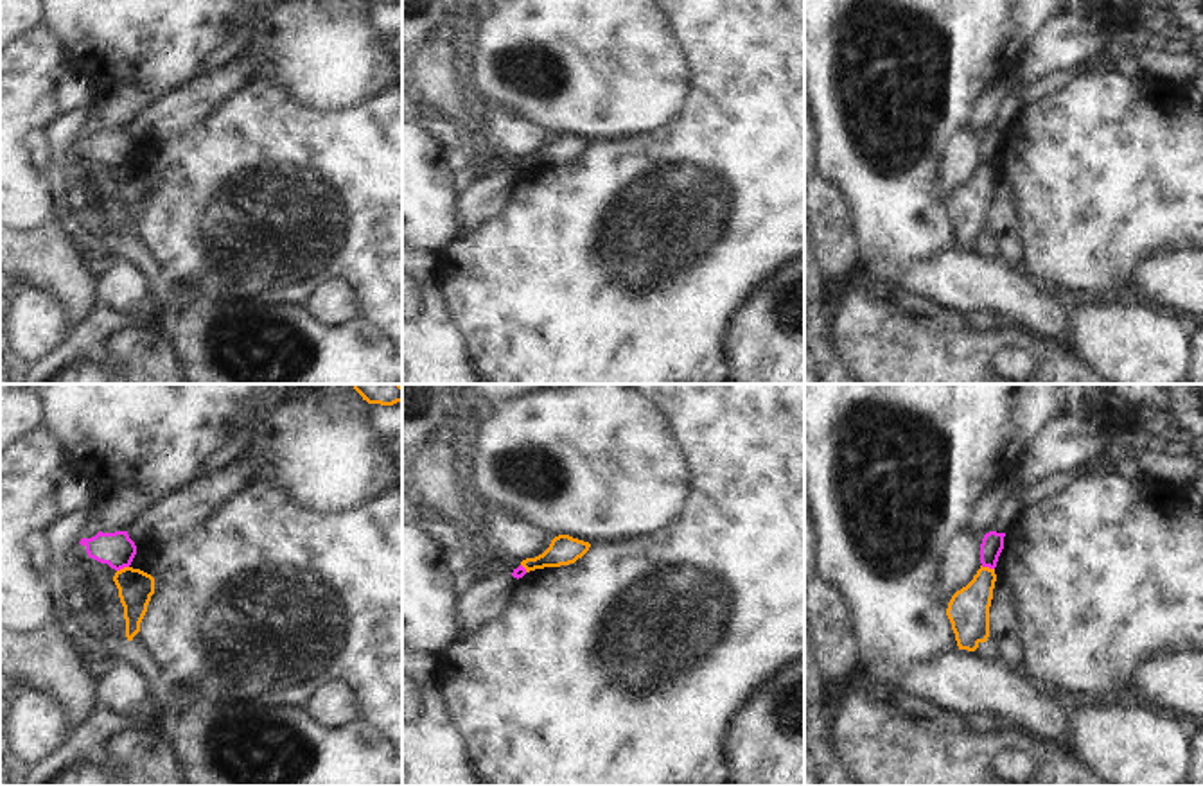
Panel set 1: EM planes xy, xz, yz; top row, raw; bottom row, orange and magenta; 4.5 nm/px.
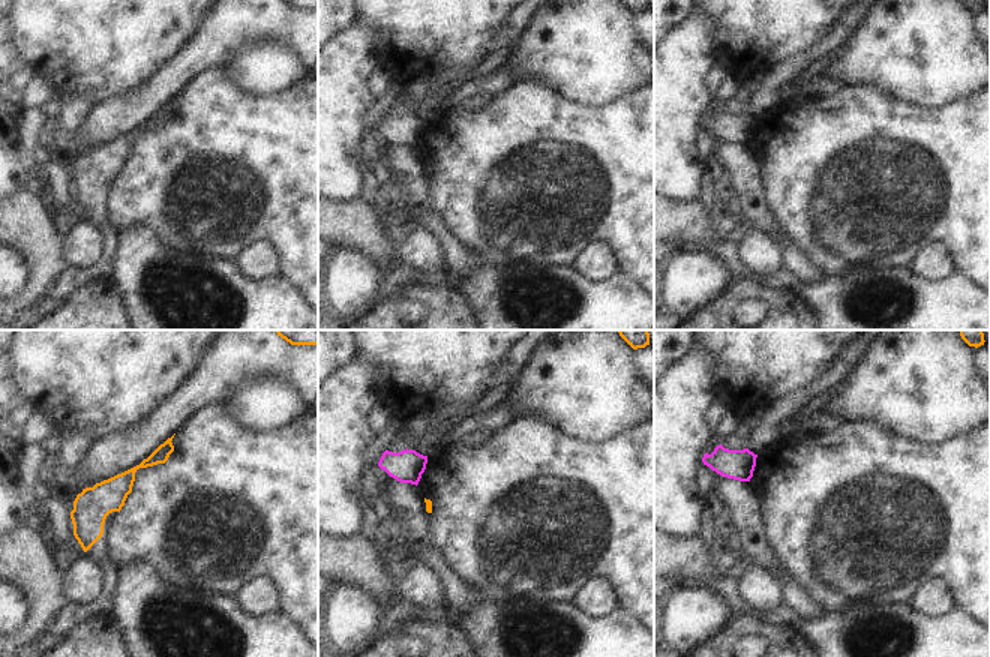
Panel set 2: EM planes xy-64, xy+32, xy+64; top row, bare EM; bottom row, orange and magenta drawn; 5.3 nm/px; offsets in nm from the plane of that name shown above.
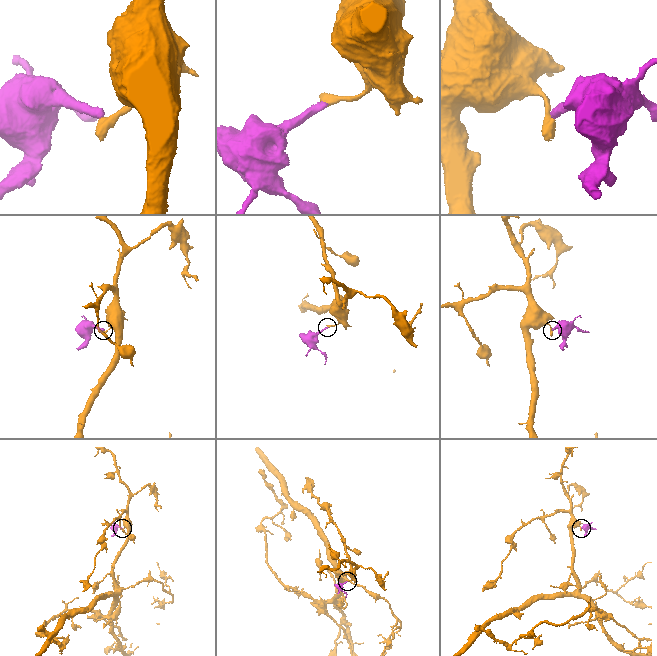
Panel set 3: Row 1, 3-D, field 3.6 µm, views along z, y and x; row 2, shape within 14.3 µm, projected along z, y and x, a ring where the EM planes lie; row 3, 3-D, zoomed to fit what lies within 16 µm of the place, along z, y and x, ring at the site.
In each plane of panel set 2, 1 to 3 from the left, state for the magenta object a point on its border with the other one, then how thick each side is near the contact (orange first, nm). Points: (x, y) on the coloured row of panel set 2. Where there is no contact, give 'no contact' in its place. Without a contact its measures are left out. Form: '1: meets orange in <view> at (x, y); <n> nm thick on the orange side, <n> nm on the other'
1: no contact
2: no contact
3: no contact

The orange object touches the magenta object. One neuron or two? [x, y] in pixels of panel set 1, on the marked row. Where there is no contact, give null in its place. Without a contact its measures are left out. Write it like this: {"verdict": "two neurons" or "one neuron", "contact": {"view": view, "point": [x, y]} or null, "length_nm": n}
{"verdict": "two neurons", "contact": {"view": "yz", "point": [988, 567]}, "length_nm": 70}

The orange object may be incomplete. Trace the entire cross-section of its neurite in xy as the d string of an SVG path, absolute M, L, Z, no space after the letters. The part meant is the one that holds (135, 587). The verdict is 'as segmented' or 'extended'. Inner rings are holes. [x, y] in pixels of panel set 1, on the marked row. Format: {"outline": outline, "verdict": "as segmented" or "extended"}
{"outline": "M124 567L115 572L113 581L124 607L126 637L133 641L154 594L154 578L140 569Z", "verdict": "as segmented"}

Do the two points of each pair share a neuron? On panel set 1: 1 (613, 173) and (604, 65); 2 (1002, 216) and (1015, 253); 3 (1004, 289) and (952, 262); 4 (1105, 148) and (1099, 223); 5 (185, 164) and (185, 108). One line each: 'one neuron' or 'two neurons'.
1: two neurons
2: one neuron
3: one neuron
4: one neuron
5: two neurons

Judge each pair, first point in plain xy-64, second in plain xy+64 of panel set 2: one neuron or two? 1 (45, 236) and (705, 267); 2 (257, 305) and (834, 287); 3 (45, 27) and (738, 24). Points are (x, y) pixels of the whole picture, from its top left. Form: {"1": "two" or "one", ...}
{"1": "two", "2": "one", "3": "one"}

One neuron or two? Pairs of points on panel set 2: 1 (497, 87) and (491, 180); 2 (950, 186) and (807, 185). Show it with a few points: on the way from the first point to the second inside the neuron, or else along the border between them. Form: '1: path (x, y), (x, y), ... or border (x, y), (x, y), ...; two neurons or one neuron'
1: border (518, 81), (485, 108), (467, 114); two neurons
2: path (914, 185), (843, 185); one neuron

